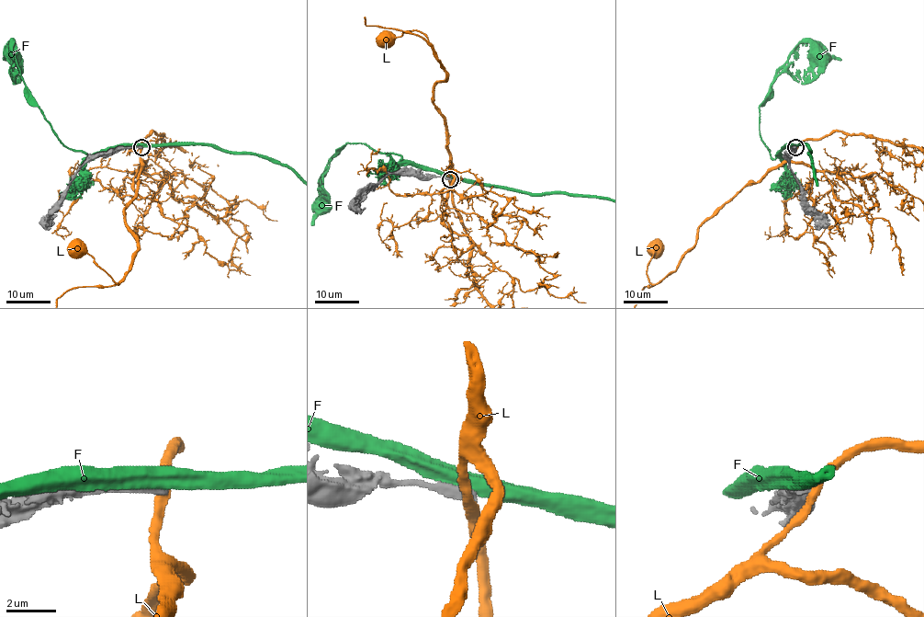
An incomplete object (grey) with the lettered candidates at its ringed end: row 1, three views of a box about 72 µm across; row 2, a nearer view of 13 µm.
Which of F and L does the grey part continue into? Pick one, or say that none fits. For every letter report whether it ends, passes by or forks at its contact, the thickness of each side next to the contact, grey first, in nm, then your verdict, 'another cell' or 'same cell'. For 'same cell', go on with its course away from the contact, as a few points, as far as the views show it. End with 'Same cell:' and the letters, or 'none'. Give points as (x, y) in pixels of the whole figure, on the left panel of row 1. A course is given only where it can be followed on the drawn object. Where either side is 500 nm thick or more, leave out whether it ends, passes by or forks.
F: 440/550 nm | another cell
L: it passes by | 380/400 nm | another cell
Same cell: none

